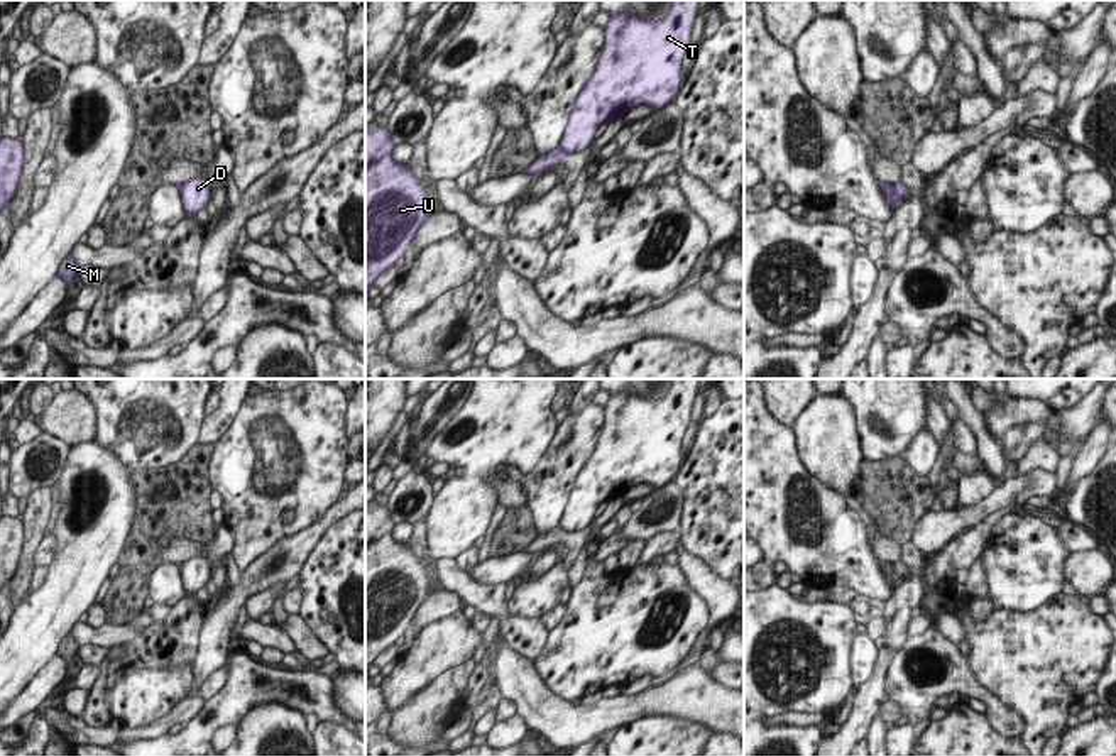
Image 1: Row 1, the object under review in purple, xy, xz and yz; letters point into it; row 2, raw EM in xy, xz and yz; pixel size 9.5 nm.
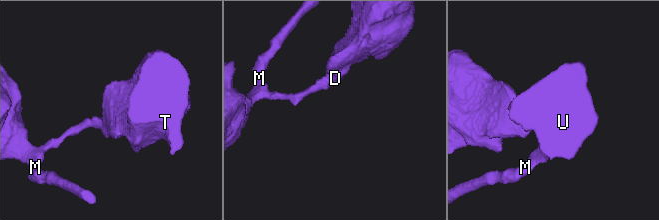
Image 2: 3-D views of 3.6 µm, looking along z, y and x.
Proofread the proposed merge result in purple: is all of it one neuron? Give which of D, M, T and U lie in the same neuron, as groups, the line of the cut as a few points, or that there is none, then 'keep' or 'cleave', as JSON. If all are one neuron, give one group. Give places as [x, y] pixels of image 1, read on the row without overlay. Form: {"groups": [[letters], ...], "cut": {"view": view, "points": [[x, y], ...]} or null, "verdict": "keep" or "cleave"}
{"groups": [["D", "T"], ["M", "U"]], "cut": {"view": "yz", "points": [[891, 565], [902, 579]]}, "verdict": "cleave"}

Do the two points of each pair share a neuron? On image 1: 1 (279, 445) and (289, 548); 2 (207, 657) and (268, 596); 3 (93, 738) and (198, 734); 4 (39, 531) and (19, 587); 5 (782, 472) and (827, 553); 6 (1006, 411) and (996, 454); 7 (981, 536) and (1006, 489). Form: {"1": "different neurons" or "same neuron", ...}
{"1": "different neurons", "2": "different neurons", "3": "different neurons", "4": "same neuron", "5": "same neuron", "6": "different neurons", "7": "different neurons"}

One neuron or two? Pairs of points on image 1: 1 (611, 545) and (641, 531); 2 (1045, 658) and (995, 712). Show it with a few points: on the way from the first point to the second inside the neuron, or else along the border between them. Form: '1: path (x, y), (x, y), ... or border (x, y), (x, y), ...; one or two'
1: path (618, 542), (634, 531); one
2: border (974, 677), (1023, 719), (1022, 736); two

